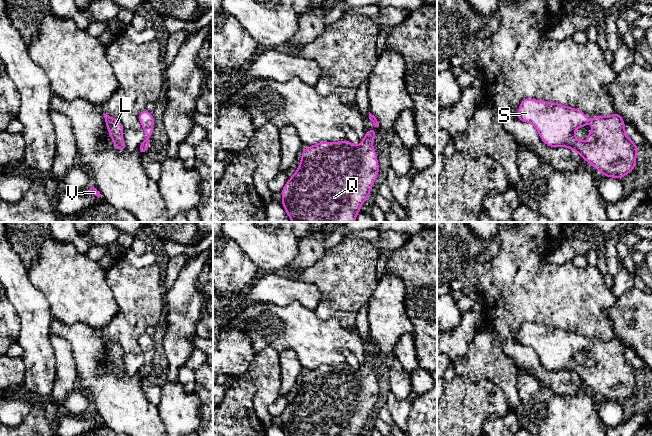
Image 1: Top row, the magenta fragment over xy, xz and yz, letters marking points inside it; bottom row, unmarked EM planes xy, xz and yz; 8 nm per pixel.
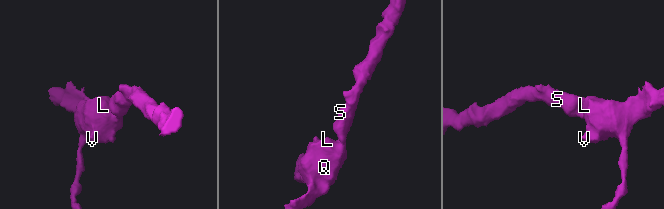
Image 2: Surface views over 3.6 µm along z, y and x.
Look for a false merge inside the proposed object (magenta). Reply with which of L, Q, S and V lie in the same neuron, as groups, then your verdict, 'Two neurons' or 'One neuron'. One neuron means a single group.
Groups: L Q S V. One neuron

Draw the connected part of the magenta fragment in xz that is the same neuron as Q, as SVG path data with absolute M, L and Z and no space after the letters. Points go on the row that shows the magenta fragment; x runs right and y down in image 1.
M370 129L366 131L364 140L358 146L345 139L341 142L319 142L302 151L298 169L280 192L283 197L281 203L292 222L354 222L356 220L362 204L370 197L369 192L379 173L377 153L372 144L375 136L376 131Z

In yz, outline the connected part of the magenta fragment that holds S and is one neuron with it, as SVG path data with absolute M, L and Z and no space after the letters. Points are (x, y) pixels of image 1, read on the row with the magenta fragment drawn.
M524 98L519 106L517 119L532 123L546 145L555 148L568 147L578 152L583 161L590 162L595 169L603 173L604 177L622 179L634 170L638 146L625 134L625 122L616 112L608 117L594 116L590 122L593 132L591 134L586 132L582 143L575 137L574 132L579 127L587 127L588 118L578 109L558 103Z

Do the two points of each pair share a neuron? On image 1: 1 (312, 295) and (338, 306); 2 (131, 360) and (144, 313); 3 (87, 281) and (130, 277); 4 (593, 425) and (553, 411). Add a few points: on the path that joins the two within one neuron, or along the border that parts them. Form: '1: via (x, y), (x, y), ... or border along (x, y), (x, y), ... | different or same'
1: border along (305, 282), (321, 294), (313, 310) | different
2: via (131, 348), (132, 325) | same
3: border along (105, 269), (105, 280), (115, 301) | different
4: via (583, 425), (571, 425), (563, 421) | same

